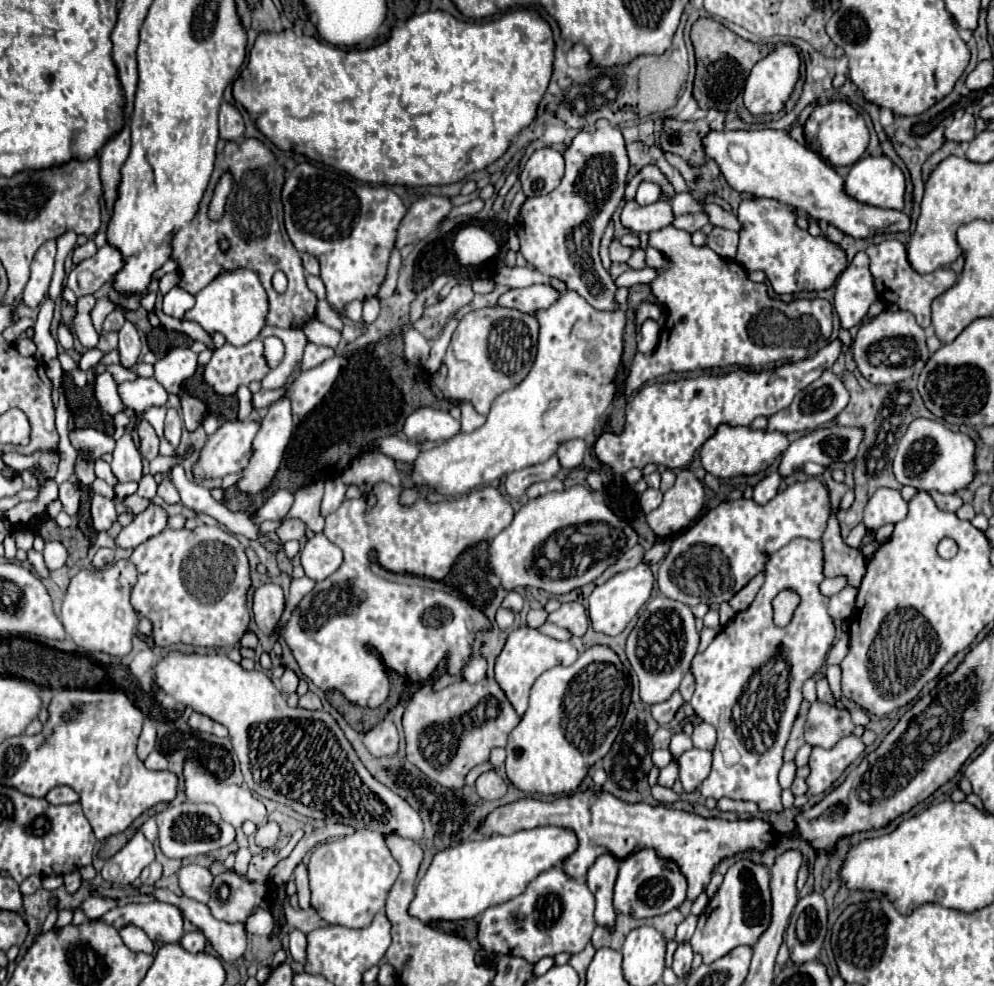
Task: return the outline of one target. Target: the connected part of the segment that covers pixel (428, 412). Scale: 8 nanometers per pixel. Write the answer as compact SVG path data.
M417 408L403 426L403 434L409 440L439 442L455 436L461 424L449 412L439 408Z

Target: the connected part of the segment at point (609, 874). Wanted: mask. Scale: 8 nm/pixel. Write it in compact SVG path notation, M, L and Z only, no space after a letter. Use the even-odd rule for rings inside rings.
M601 854L595 864L587 870L587 886L597 900L595 922L599 926L611 928L615 924L615 908L613 908L613 886L617 878L619 860L611 854Z

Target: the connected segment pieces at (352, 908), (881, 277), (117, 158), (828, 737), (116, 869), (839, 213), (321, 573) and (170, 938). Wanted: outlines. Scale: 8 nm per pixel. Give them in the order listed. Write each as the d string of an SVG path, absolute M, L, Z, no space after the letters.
M357 830L351 836L343 836L315 848L309 860L309 886L311 886L311 906L319 912L319 916L329 924L339 924L347 928L365 928L371 924L373 916L385 908L385 900L389 896L389 888L393 888L399 876L399 864L389 852L381 832Z
M883 240L879 244L871 244L867 246L865 252L871 260L871 274L873 274L873 282L875 282L879 298L883 298L889 304L897 304L901 310L911 312L917 318L919 326L929 328L931 326L931 302L955 284L957 274L949 268L937 268L931 274L917 274L907 262L905 246L899 240Z
M125 124L125 128L117 136L113 136L99 152L103 198L109 214L113 214L113 204L117 200L117 186L121 182L121 166L129 156L129 148L131 148L129 124Z
M813 702L805 722L805 742L811 746L833 748L841 738L853 732L855 724L847 710L837 710L831 704Z
M137 832L115 856L105 860L101 876L111 884L127 886L133 880L137 880L143 868L149 866L153 860L155 860L153 844L141 832Z
M709 130L701 144L737 192L775 198L797 210L807 210L813 218L825 220L853 238L869 238L879 232L905 232L911 224L905 212L875 208L847 196L843 178L819 154L793 140L785 130Z
M317 534L311 538L301 550L301 566L309 578L321 582L329 578L343 562L341 550L325 538L325 534Z
M137 902L109 910L103 922L113 924L117 930L123 926L139 926L157 944L179 942L183 936L183 918L177 906L165 902Z

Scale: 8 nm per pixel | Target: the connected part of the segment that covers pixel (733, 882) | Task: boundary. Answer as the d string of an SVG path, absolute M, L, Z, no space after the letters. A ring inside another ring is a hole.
M749 858L737 860L723 878L723 884L709 900L707 908L699 916L697 930L691 938L693 952L703 956L705 964L719 960L737 946L753 948L759 936L769 928L771 920L771 892L769 892L769 868L755 864Z

